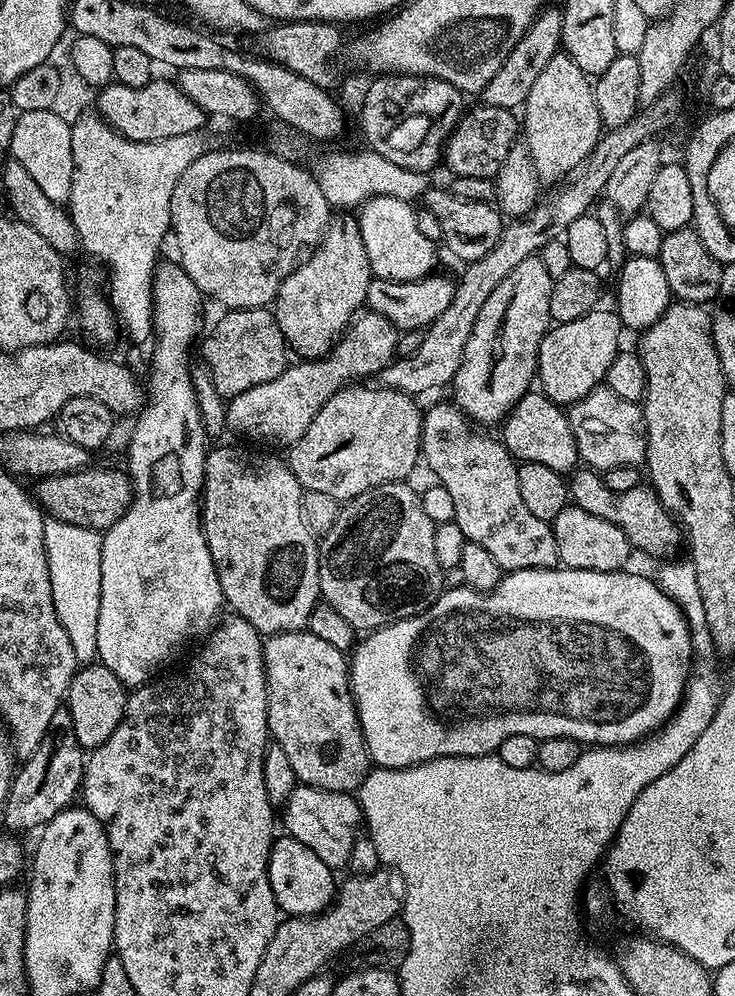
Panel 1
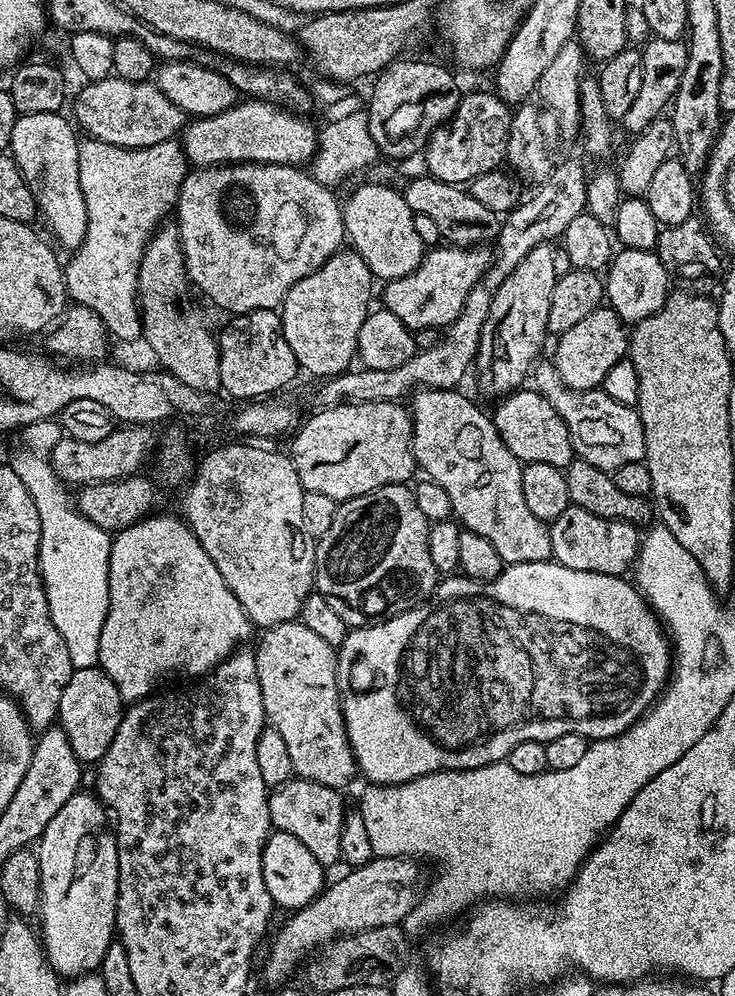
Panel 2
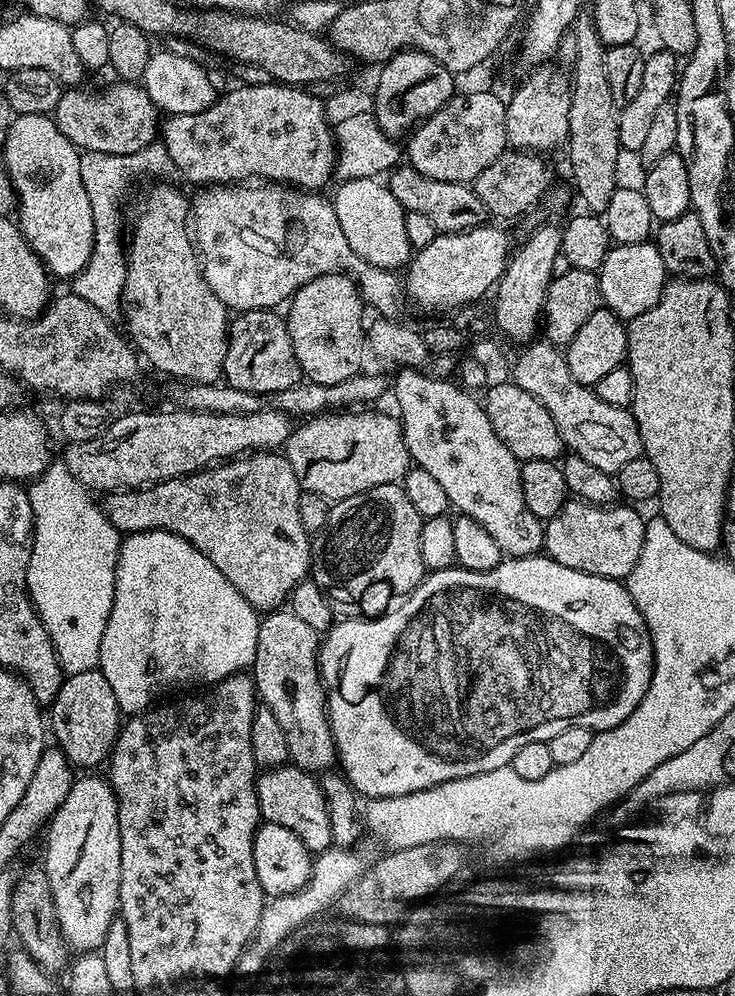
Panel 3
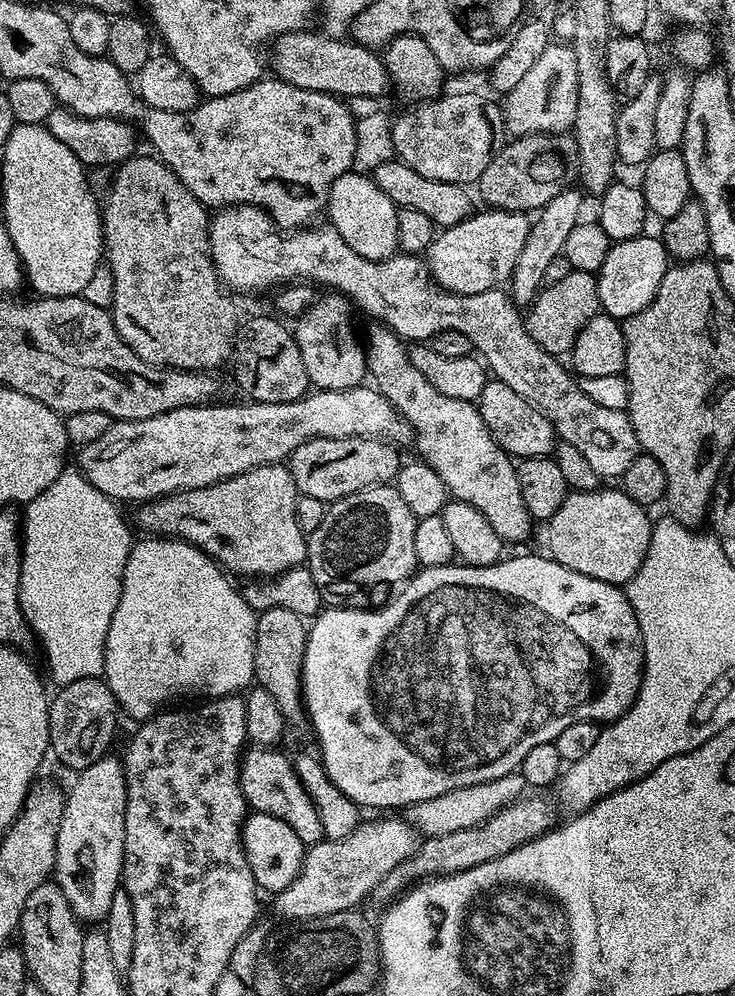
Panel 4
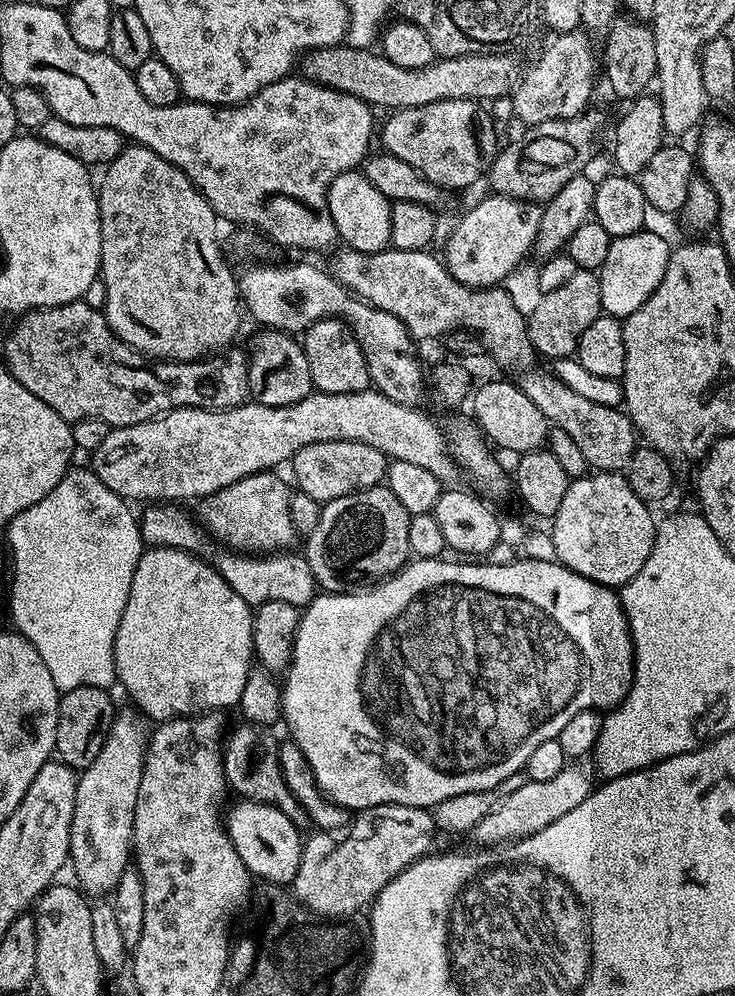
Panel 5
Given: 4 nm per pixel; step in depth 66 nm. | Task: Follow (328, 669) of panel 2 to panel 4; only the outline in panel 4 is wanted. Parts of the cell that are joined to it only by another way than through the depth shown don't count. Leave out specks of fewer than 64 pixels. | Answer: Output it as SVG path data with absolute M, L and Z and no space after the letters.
M271 608L259 613L256 618L256 641L254 642L255 683L270 690L278 710L282 710L289 725L305 723L306 709L302 695L304 678L304 651L308 641L305 617L290 614L290 610Z

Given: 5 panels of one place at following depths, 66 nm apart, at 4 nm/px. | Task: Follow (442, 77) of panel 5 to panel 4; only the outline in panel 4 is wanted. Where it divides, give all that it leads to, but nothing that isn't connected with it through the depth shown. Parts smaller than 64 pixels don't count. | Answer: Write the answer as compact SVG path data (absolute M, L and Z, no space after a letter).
M305 30L282 34L270 44L270 68L275 79L284 80L290 86L302 86L302 90L325 92L331 96L349 98L348 96L380 96L389 91L388 68L384 65L379 51L357 44L351 38L339 40L333 36L325 36L320 30Z

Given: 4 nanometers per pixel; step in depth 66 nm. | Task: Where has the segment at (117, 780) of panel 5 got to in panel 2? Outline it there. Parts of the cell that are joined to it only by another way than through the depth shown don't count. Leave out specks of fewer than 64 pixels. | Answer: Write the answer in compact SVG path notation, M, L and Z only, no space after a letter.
M91 791L75 792L50 818L47 832L40 835L38 841L38 859L40 861L40 907L38 932L42 937L44 959L49 967L61 978L75 978L95 973L100 967L106 950L116 936L116 899L118 898L118 850L116 838L111 827L104 825L106 809L100 797Z

